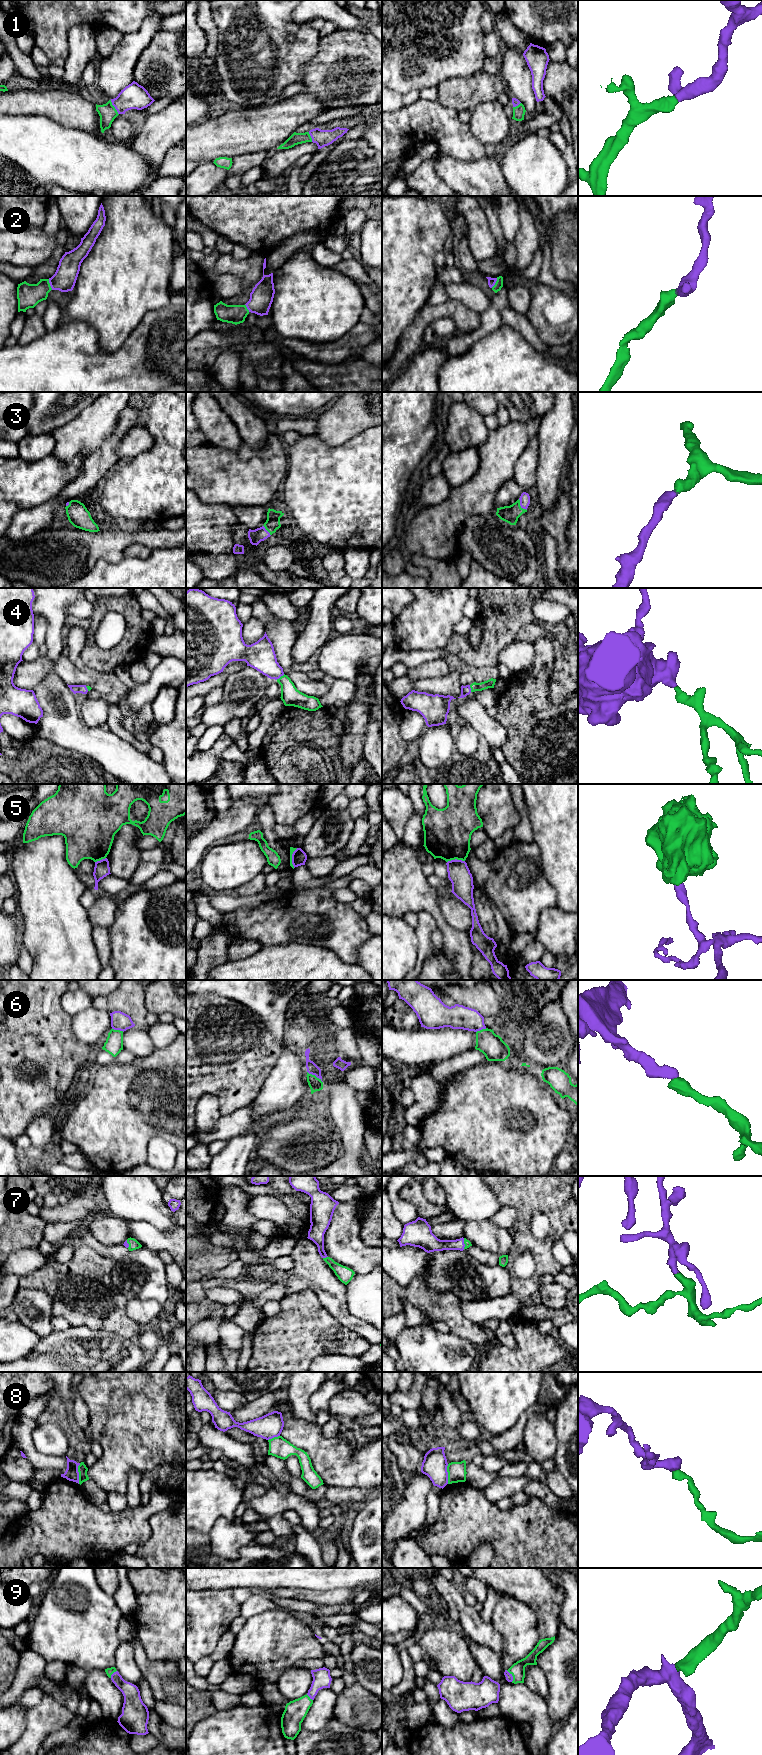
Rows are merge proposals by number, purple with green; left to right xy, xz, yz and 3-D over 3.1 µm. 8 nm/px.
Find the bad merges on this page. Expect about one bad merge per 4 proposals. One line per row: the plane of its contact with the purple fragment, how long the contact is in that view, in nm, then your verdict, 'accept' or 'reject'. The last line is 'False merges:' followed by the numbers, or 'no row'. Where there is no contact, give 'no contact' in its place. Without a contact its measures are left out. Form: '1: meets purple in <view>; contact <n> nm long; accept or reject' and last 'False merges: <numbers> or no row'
1: meets purple in xy; contact 140 nm long; accept
2: meets purple in xy; contact 90 nm long; accept
3: meets purple in yz; contact 120 nm long; accept
4: meets purple in xz; contact 80 nm long; accept
5: meets purple in xz; contact 160 nm long; reject
6: meets purple in xz; contact 160 nm long; accept
7: meets purple in xz; contact 40 nm long; accept
8: meets purple in xy; contact 170 nm long; reject
9: meets purple in yz; contact 110 nm long; accept
False merges: 5, 8

